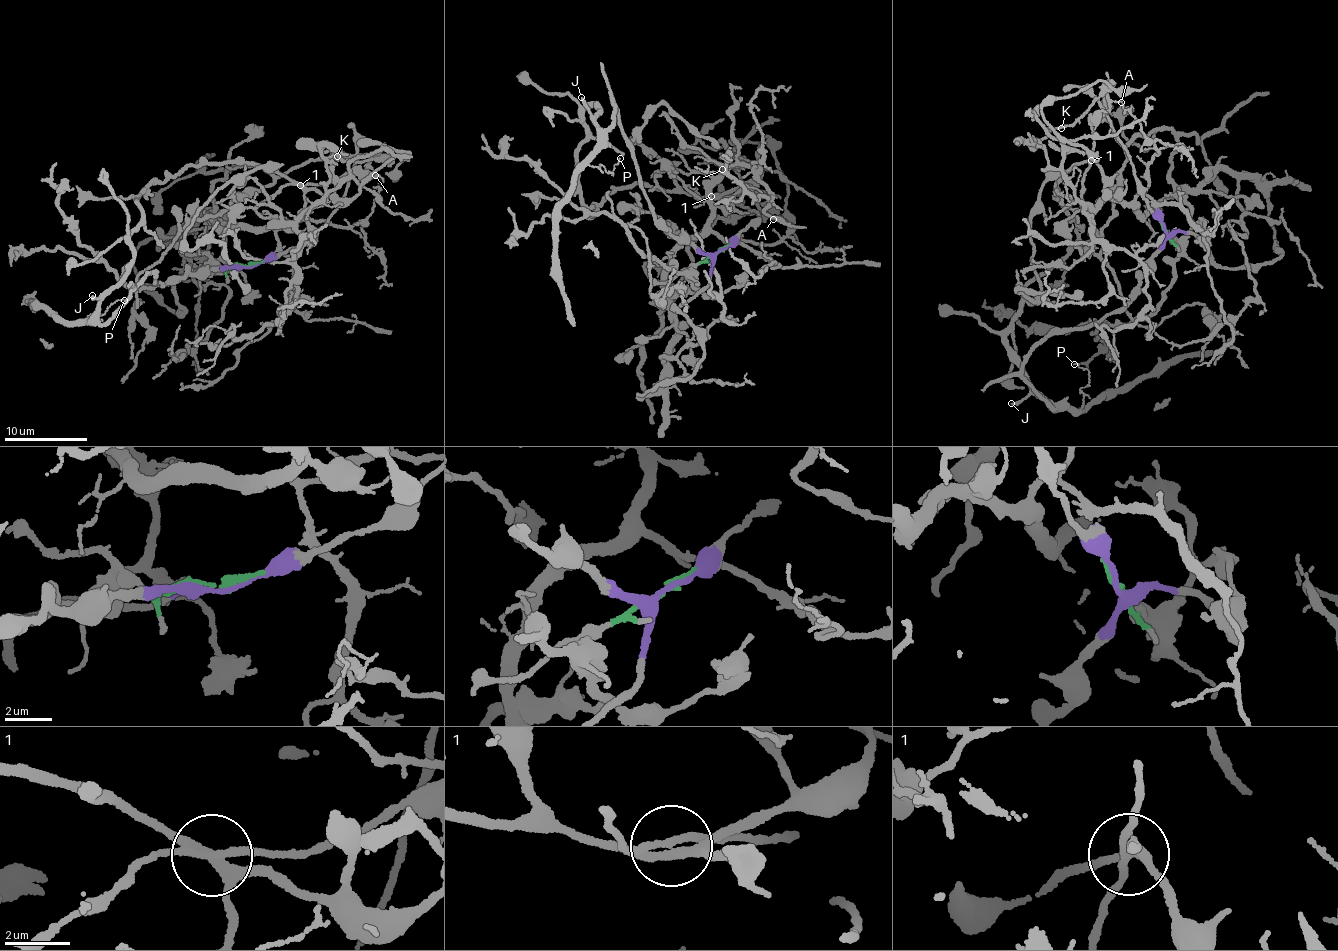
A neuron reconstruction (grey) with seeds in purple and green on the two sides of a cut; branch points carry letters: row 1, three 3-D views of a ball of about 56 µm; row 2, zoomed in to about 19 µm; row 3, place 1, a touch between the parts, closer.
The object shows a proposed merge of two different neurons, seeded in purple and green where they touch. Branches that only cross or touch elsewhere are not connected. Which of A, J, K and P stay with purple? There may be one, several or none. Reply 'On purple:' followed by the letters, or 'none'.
On purple: J, P

